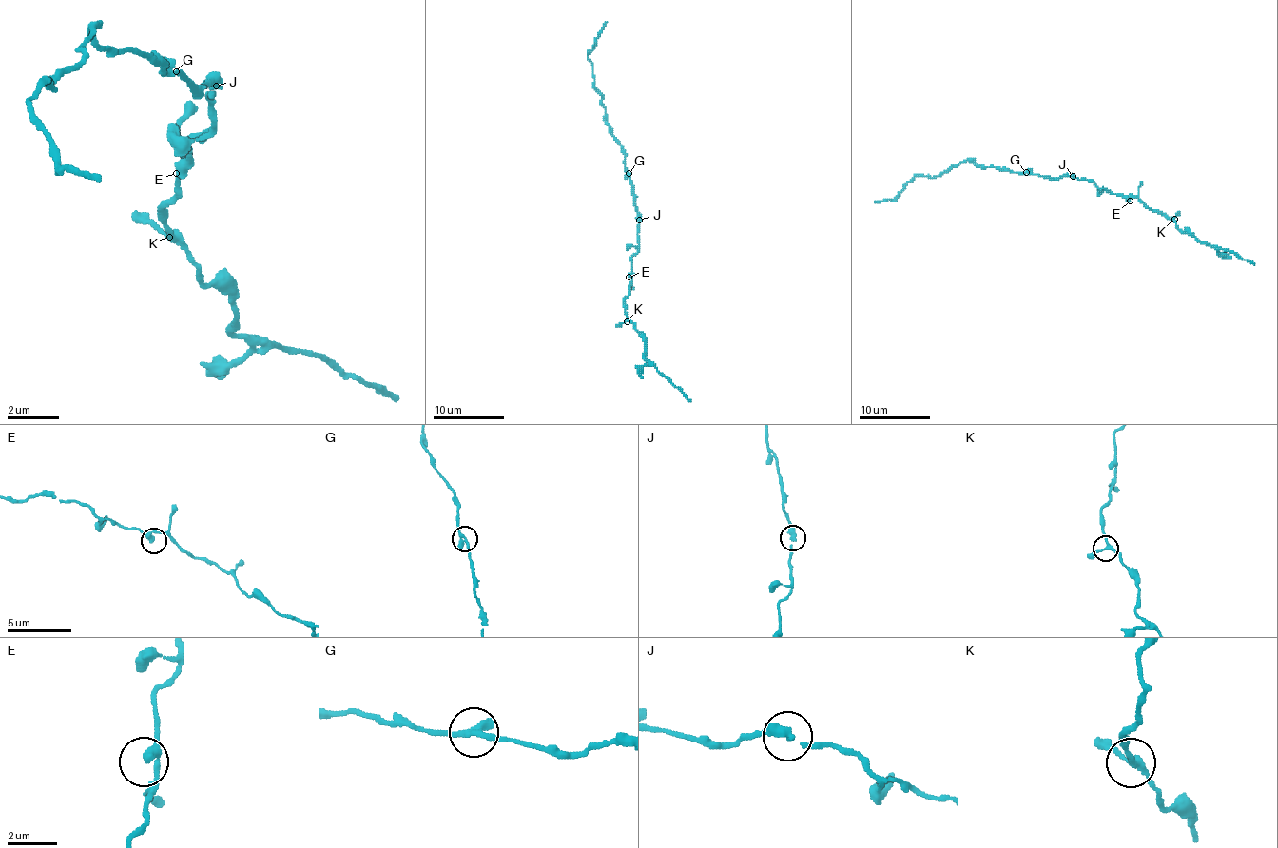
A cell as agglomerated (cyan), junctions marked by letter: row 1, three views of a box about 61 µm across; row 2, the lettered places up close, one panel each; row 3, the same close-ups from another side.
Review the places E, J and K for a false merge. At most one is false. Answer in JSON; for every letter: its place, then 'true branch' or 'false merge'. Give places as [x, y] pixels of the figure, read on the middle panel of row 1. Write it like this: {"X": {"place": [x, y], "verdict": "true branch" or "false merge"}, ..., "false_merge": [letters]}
{"E": {"place": [629, 277], "verdict": "true branch"}, "J": {"place": [639, 220], "verdict": "true branch"}, "K": {"place": [627, 321], "verdict": "true branch"}, "false_merge": []}

